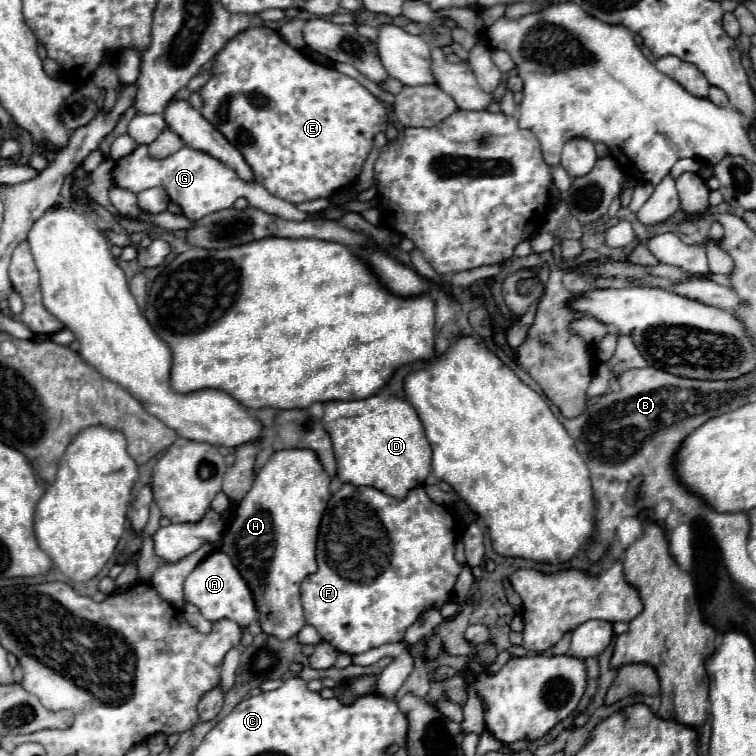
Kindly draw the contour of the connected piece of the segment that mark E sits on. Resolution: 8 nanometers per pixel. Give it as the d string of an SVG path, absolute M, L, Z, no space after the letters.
M255 27L255 29L247 29L243 33L239 33L237 37L233 37L215 57L215 63L213 63L213 77L207 81L207 85L201 89L201 95L203 95L203 117L213 125L217 127L229 143L237 143L237 149L241 151L241 155L245 157L245 161L249 161L249 167L253 171L253 179L257 183L261 183L271 195L279 197L279 199L285 199L289 203L303 203L303 201L313 201L313 199L327 199L335 189L339 187L345 187L349 183L353 183L357 179L357 175L361 173L361 167L373 147L373 137L379 133L379 131L385 131L387 125L389 125L389 109L385 103L381 103L377 97L373 97L359 81L339 73L337 69L333 67L325 67L317 61L311 61L309 57L305 57L301 51L293 49L287 41L281 39L281 35L273 29L267 29L267 27Z

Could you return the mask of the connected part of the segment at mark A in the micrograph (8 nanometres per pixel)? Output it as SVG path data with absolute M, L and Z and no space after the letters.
M213 551L211 555L207 555L203 563L199 563L199 567L195 567L185 579L185 601L199 607L201 615L211 623L227 617L241 627L247 627L257 619L255 601L251 599L247 585L243 583L243 579L239 579L239 571L235 571L231 559L227 559L227 555L223 555L221 551Z

